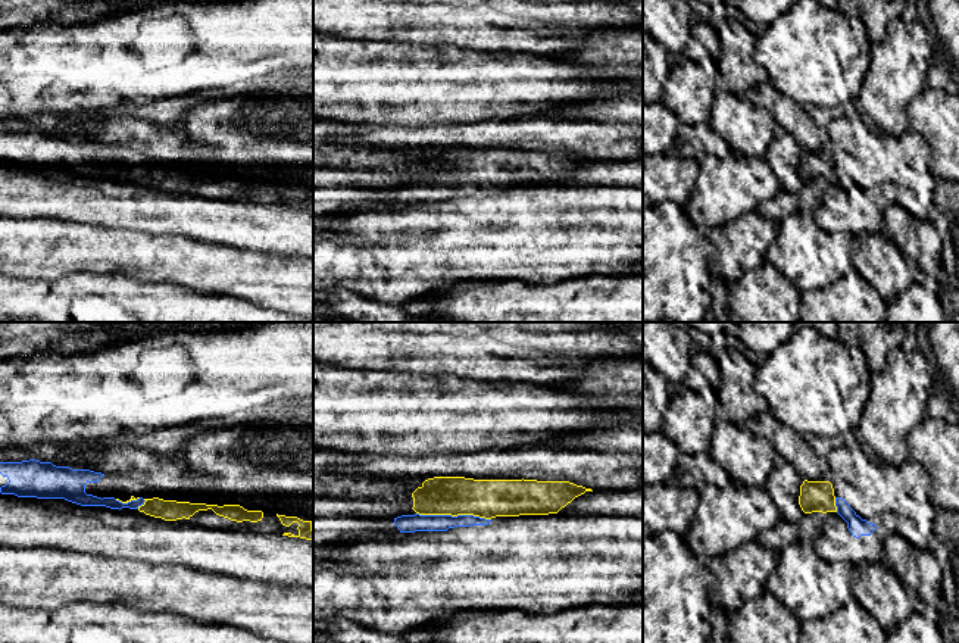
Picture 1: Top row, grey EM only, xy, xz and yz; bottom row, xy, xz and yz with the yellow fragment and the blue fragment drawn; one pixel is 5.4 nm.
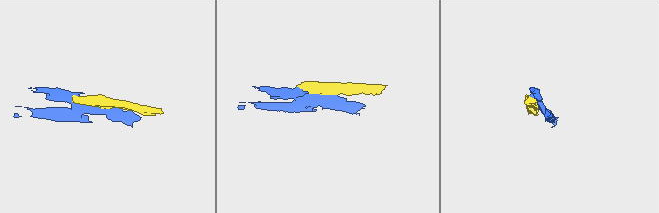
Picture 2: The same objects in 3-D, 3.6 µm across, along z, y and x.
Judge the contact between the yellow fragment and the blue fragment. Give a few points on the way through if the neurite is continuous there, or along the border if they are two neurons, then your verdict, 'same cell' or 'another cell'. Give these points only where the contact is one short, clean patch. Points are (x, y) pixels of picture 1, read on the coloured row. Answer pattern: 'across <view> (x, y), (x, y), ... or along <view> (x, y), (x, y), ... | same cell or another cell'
same cell

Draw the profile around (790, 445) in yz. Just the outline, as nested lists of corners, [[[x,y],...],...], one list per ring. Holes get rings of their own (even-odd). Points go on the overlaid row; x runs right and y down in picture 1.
[[[769,411],[747,419],[746,428],[765,437],[808,481],[821,481],[818,455],[803,436],[778,422]]]

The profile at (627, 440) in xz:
[[[618,425],[610,428],[559,433],[549,446],[560,450],[643,456],[643,425]]]

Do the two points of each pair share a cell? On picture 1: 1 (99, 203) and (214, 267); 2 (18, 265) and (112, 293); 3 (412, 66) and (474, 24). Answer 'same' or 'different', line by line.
1: different
2: different
3: different

